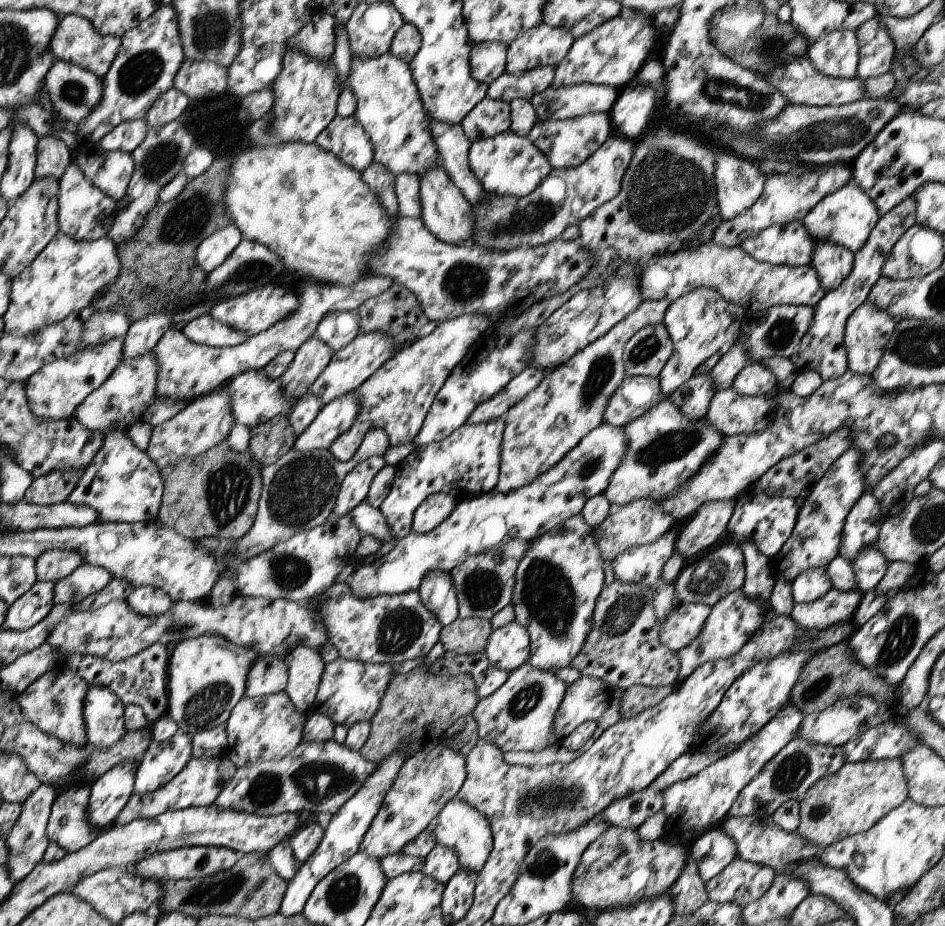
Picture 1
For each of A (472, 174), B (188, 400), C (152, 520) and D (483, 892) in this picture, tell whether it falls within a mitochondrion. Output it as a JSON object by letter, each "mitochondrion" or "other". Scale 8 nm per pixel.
{"A":"other","B":"other","C":"other","D":"other"}

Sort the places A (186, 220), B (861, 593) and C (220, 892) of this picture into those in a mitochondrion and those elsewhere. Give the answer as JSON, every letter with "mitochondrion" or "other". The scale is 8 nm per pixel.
{"A":"mitochondrion","B":"other","C":"mitochondrion"}

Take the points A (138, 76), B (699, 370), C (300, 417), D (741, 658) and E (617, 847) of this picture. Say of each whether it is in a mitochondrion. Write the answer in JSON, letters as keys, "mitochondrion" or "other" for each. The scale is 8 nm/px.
{"A":"mitochondrion","B":"other","C":"other","D":"other","E":"mitochondrion"}

